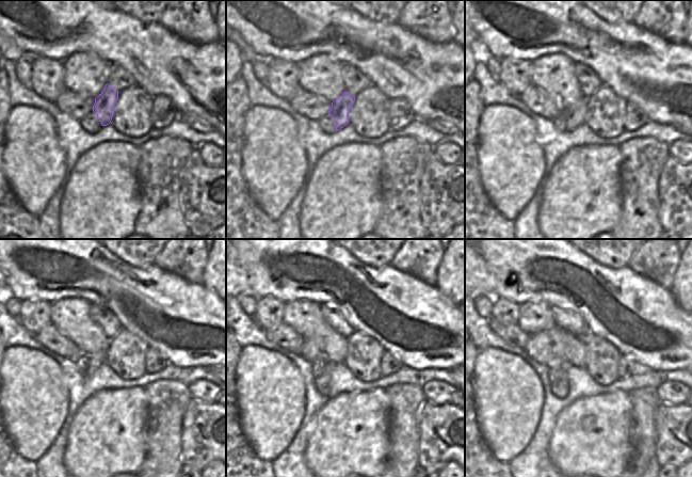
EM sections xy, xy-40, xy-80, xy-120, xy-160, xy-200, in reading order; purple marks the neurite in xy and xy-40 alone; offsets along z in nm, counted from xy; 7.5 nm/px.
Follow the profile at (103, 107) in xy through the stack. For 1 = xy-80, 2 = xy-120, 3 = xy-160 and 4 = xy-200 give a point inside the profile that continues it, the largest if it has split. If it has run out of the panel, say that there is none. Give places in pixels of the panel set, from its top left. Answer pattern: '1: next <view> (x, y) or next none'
1: next xy-80 (575, 115)
2: next xy-120 (96, 359)
3: next xy-160 (320, 375)
4: next xy-200 (558, 377)

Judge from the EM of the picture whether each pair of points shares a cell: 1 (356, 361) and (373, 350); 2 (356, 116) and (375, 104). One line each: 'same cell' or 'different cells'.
1: same cell
2: same cell

